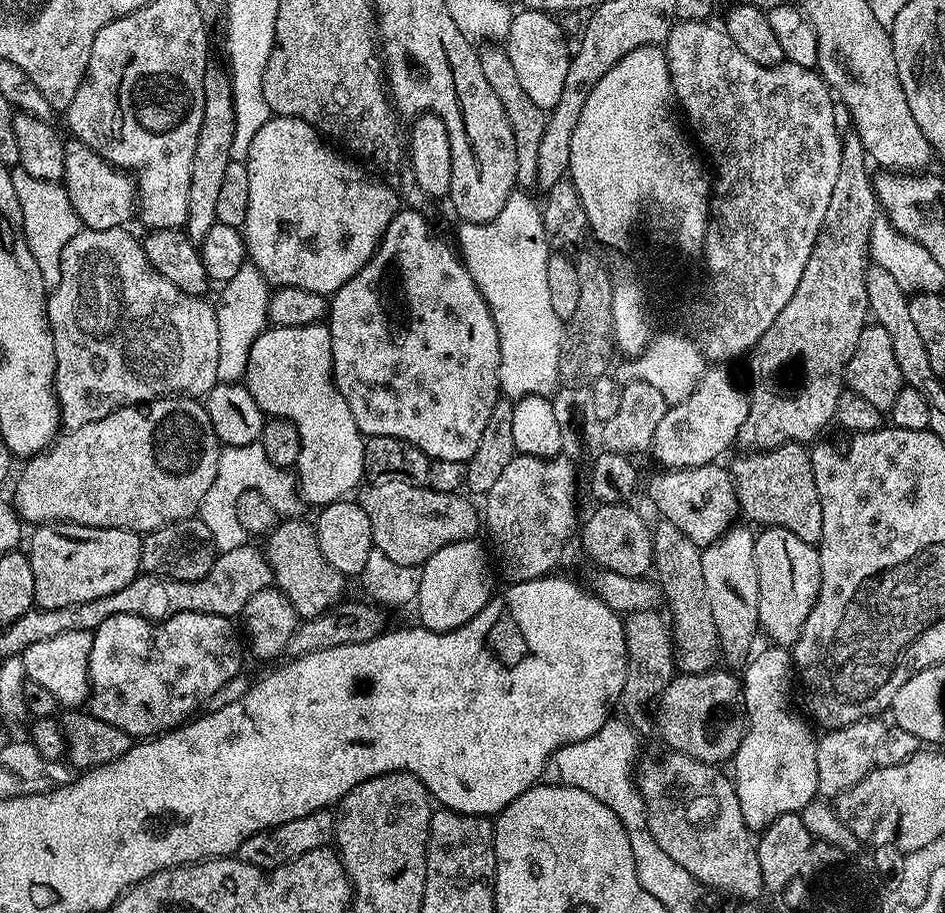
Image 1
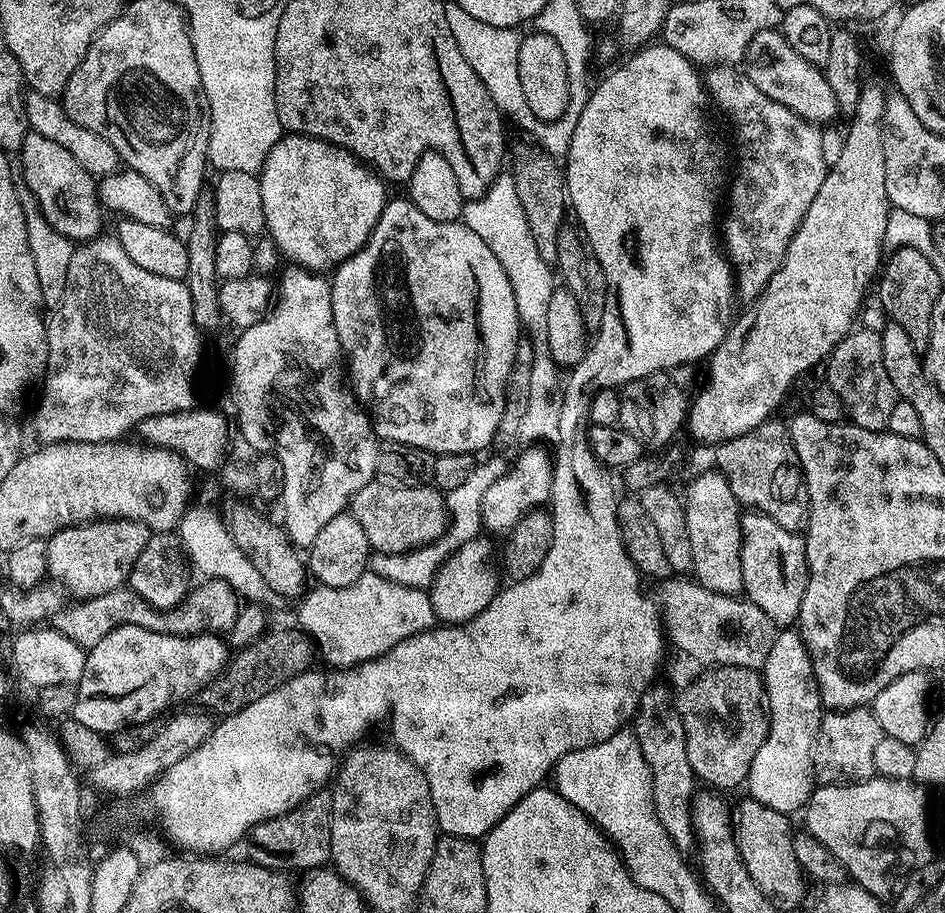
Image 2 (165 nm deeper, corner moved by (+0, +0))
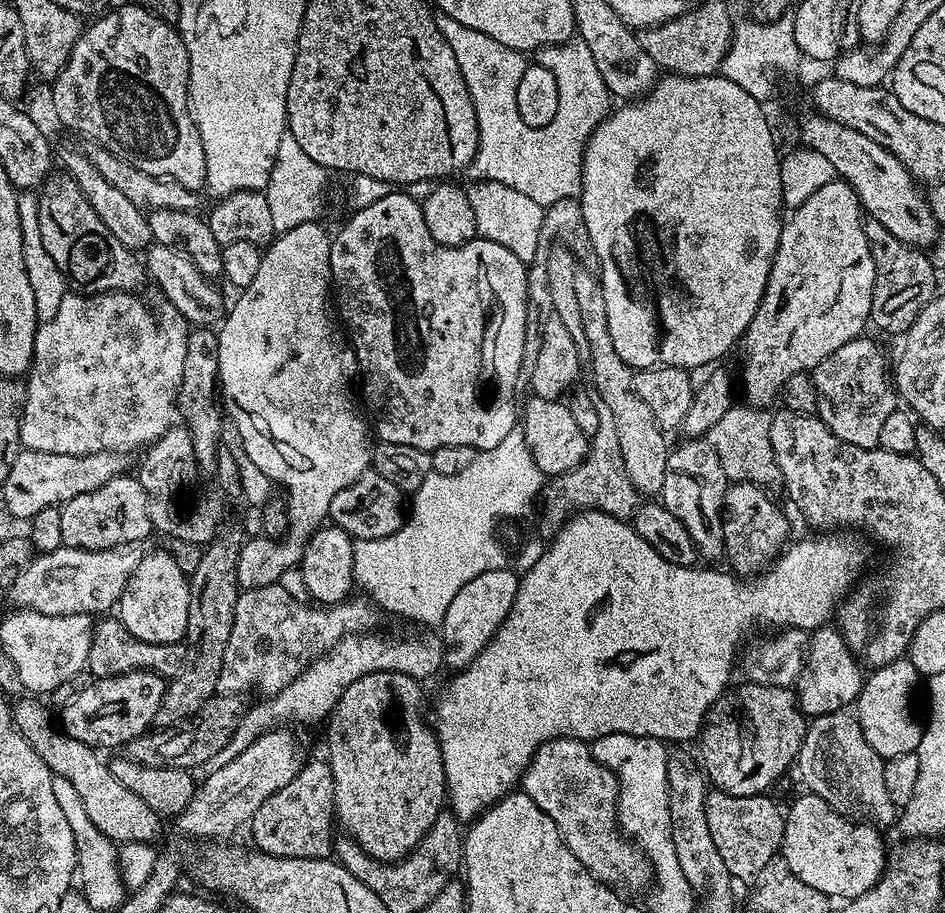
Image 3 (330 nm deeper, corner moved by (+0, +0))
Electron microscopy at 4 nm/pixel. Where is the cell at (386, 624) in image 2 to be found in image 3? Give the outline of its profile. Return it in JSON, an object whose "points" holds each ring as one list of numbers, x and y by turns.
{"points":[[432,632,422,640,406,638,404,640,388,640,377,634,347,636,340,640,325,656,317,657,296,676,278,694,267,697,264,704,249,705,240,715,234,734,227,740,226,746,218,750,214,757,204,764,203,773,208,775,232,762,238,755,256,742,264,733,271,732,274,727,291,724,298,720,302,722,325,721,331,715,331,710,342,698,347,687,352,686,366,674,380,672,398,672,425,681,443,665,444,649,439,633]]}

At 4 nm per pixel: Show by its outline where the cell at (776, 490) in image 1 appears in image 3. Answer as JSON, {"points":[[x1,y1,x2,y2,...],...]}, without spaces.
{"points":[[736,402,708,431,706,439,718,454,718,462,722,462,722,470,730,482,761,486,781,483,778,458,774,458,774,446,770,446,771,421,771,411,753,408,744,402]]}

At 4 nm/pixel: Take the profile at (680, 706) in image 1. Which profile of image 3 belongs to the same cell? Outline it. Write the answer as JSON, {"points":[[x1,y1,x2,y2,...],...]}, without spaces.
{"points":[[744,682,740,696,729,690,708,713,704,727,698,737,700,752,698,760,707,783,713,789,735,796,759,796,769,791,768,787,789,767,795,765,796,756,804,741,809,726,804,711,800,708,797,693,792,688,779,688,773,684]]}

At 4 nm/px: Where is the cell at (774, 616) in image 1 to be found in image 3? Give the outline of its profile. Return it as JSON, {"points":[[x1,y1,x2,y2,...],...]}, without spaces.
{"points":[[729,483,724,491,724,556,729,560,731,571,741,578,751,578,767,569,789,543,788,516,767,496,758,484]]}

